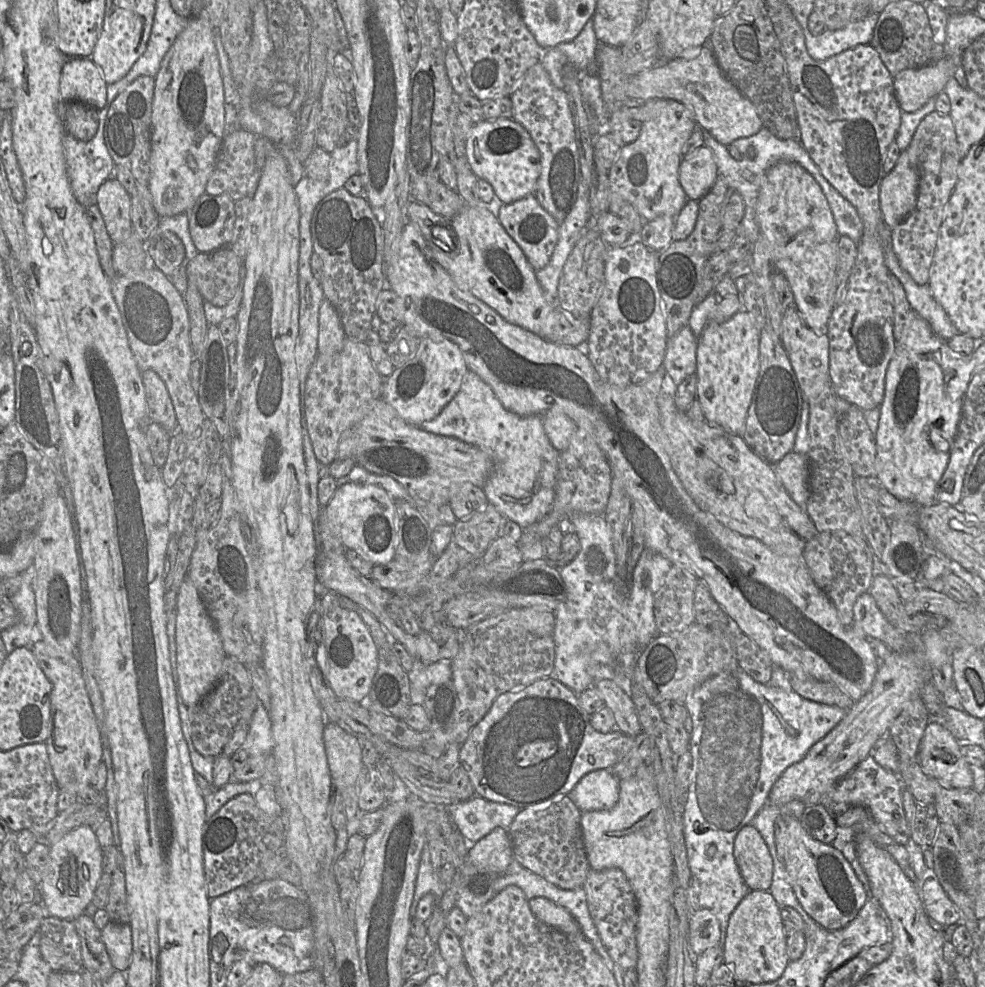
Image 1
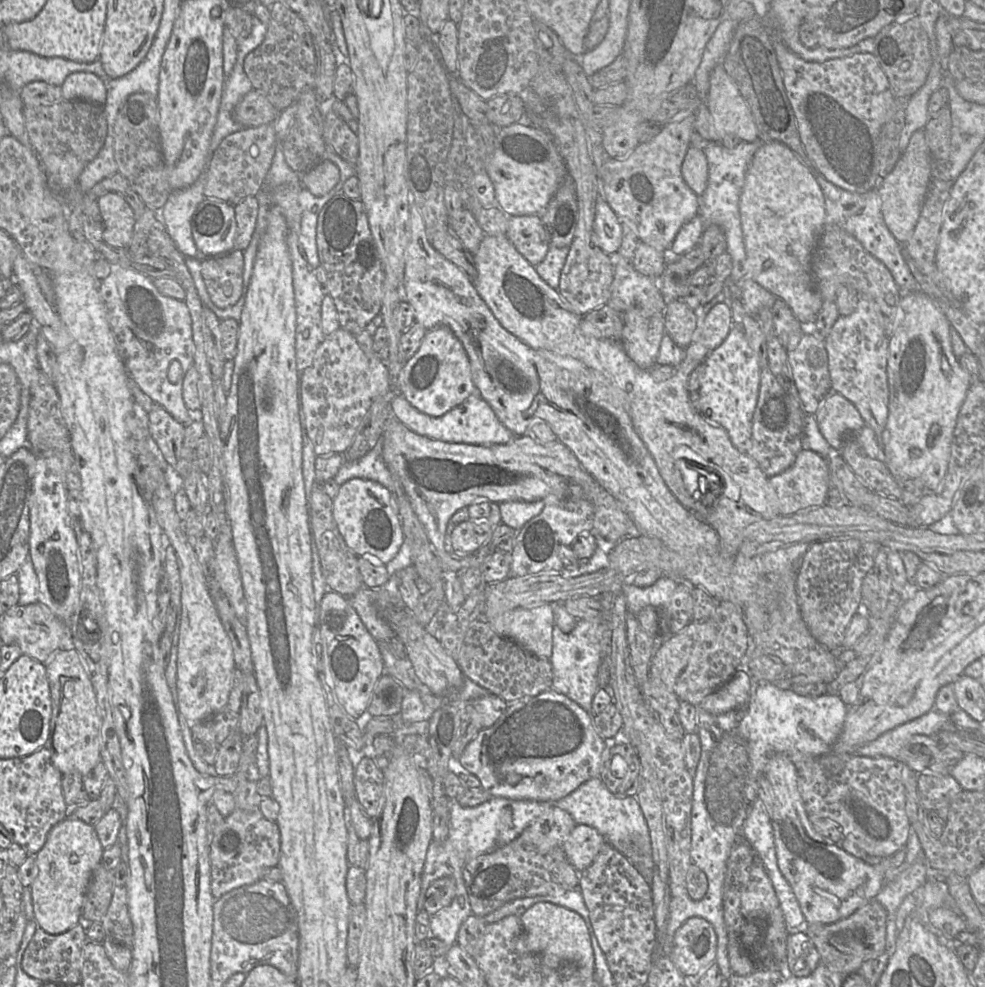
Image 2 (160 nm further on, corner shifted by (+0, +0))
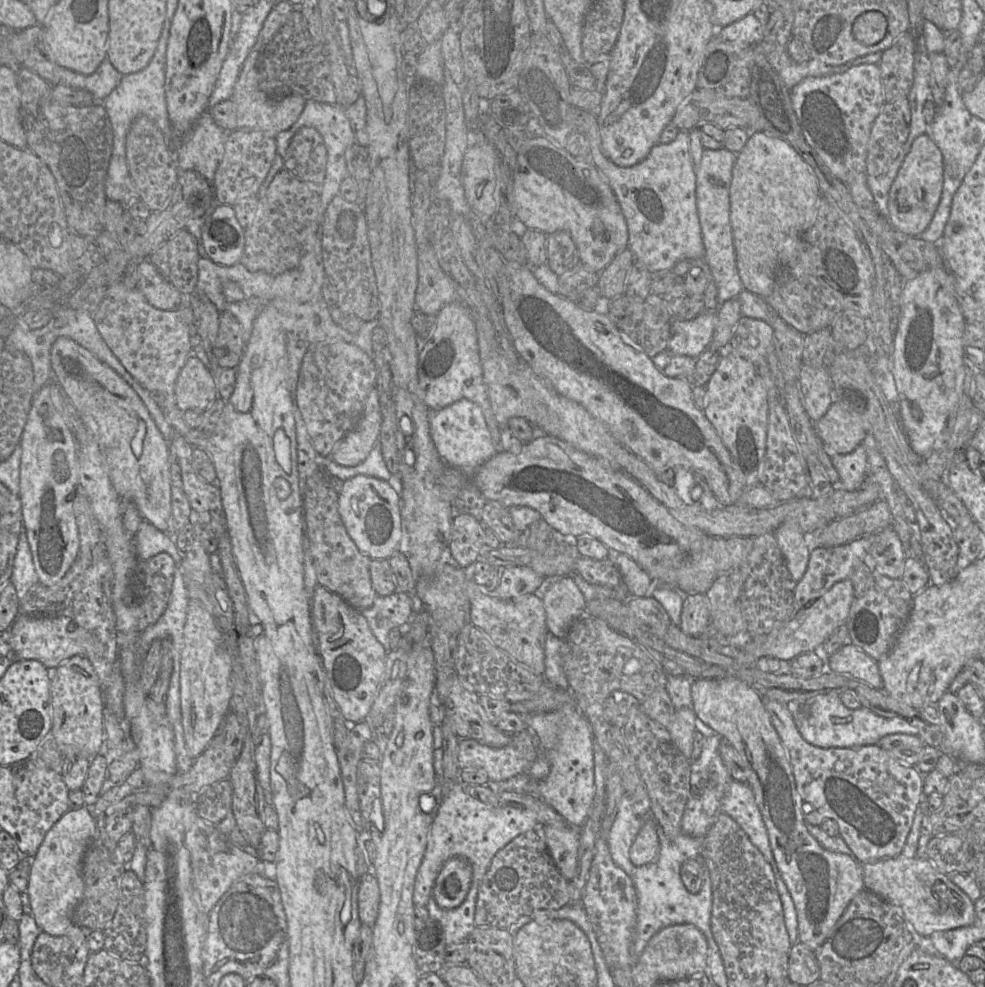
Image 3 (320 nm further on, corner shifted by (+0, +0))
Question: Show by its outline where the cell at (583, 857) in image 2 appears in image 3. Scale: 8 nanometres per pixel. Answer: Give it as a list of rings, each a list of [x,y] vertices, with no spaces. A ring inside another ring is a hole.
[[[545,825],[545,839],[554,864],[571,881],[578,868],[579,827]]]

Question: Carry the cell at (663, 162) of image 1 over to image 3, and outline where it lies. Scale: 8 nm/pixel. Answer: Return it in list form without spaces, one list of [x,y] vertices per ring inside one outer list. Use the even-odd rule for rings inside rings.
[[[594,122],[585,135],[590,146],[594,164],[611,187],[625,217],[628,229],[628,243],[635,262],[641,263],[652,274],[671,270],[681,260],[693,260],[705,256],[701,226],[696,200],[696,169],[690,153],[689,131],[680,130],[674,141],[656,144],[639,163],[631,167],[616,165],[604,150],[598,122]]]

